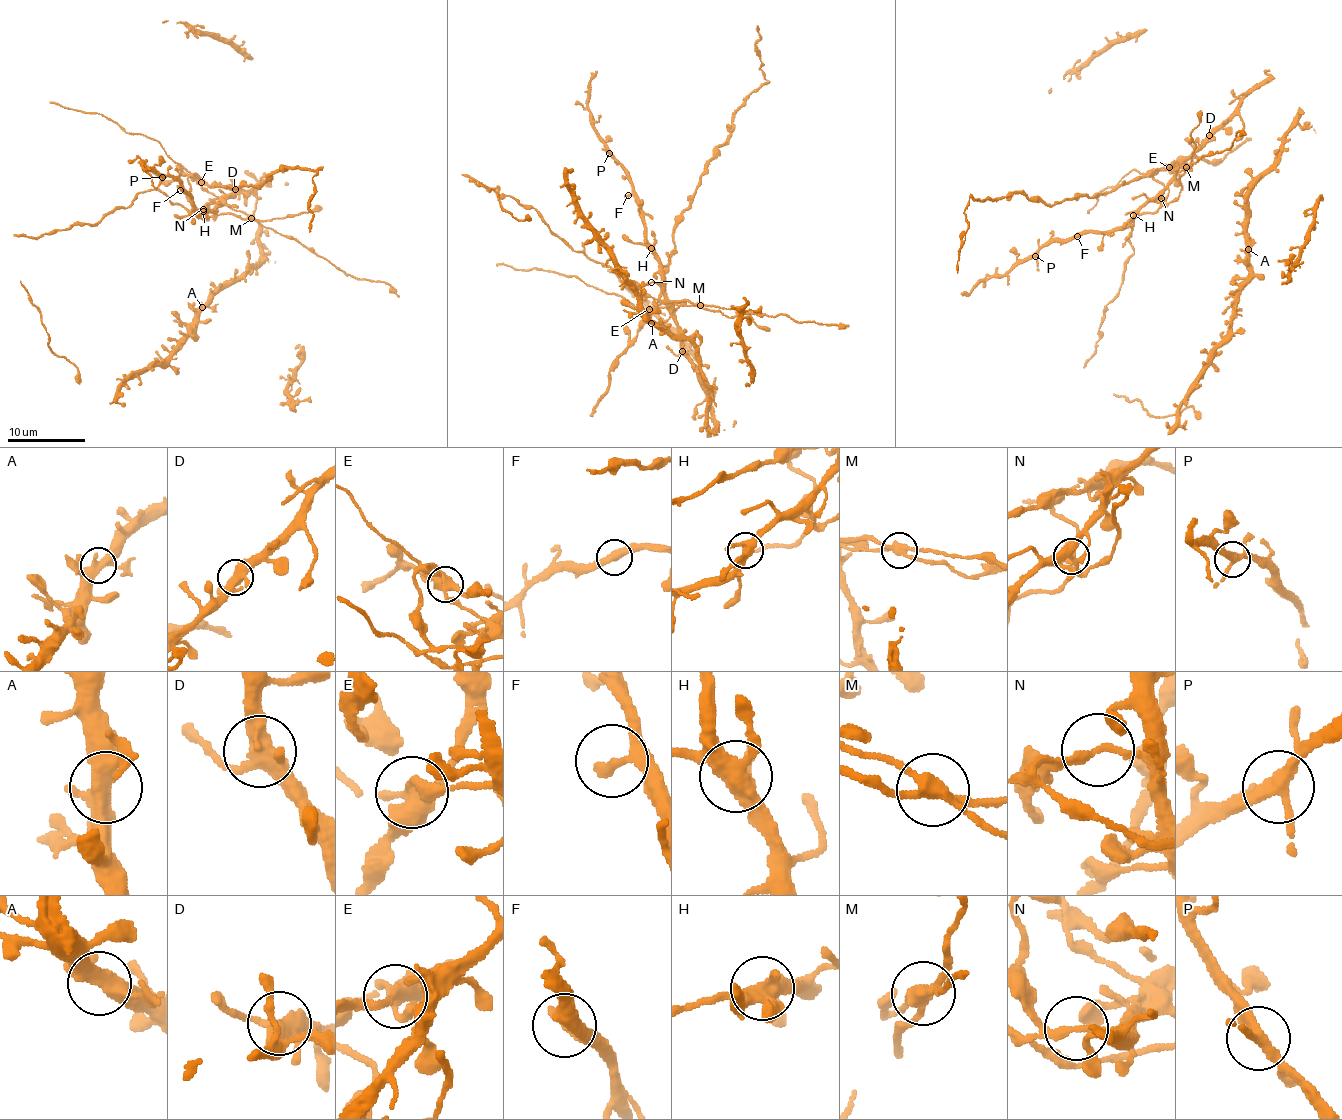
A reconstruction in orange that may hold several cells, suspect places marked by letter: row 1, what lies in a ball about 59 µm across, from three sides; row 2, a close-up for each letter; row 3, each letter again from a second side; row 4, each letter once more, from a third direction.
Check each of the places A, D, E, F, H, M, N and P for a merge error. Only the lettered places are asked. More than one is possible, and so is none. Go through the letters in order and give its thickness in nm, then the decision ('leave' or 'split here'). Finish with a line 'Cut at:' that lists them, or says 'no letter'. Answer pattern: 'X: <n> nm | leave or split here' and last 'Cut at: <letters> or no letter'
A: 400 nm | leave
D: 420 nm | leave
E: 400 nm | split here
F: 220 nm | leave
H: 400 nm | leave
M: 320 nm | split here
N: 200 nm | split here
P: 300 nm | leave
Cut at: E, M, N

